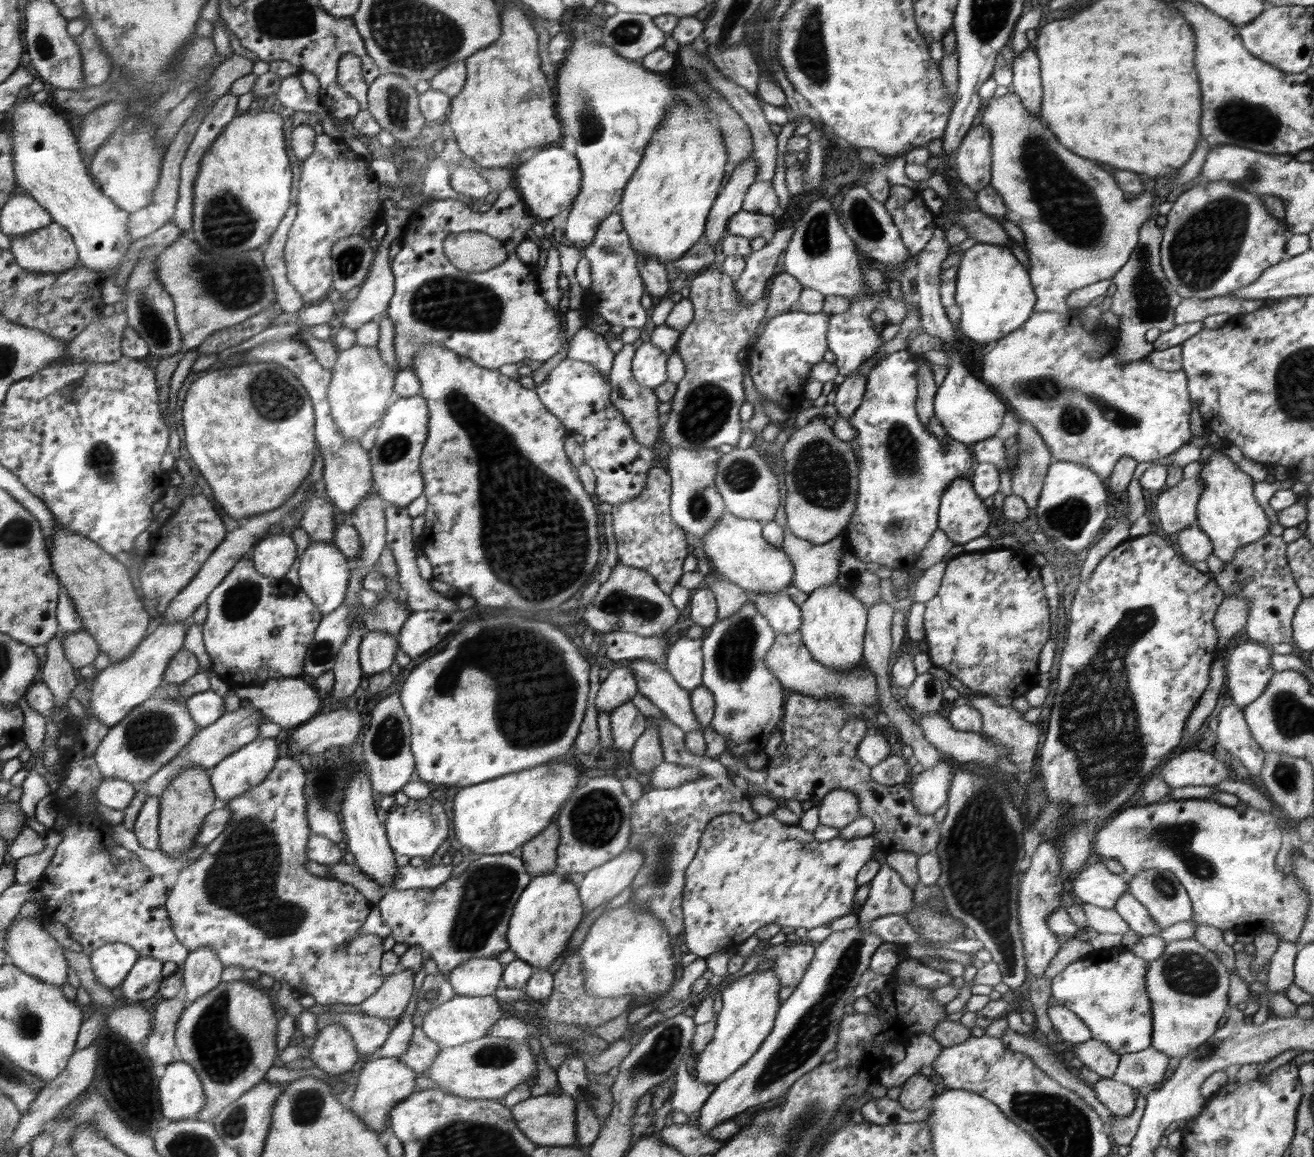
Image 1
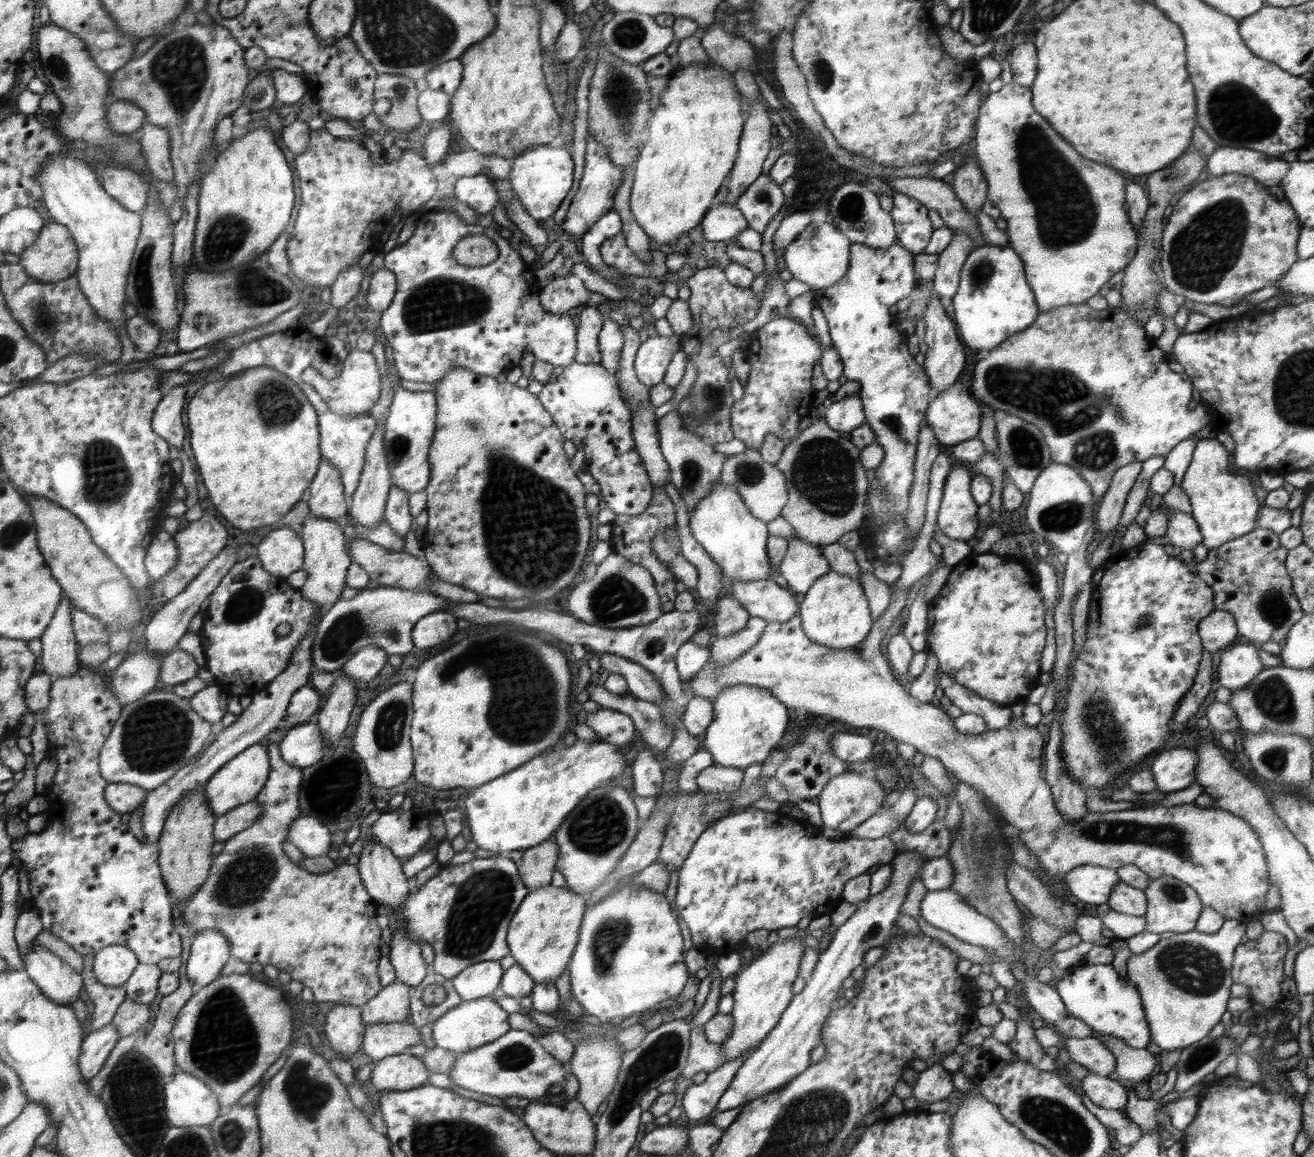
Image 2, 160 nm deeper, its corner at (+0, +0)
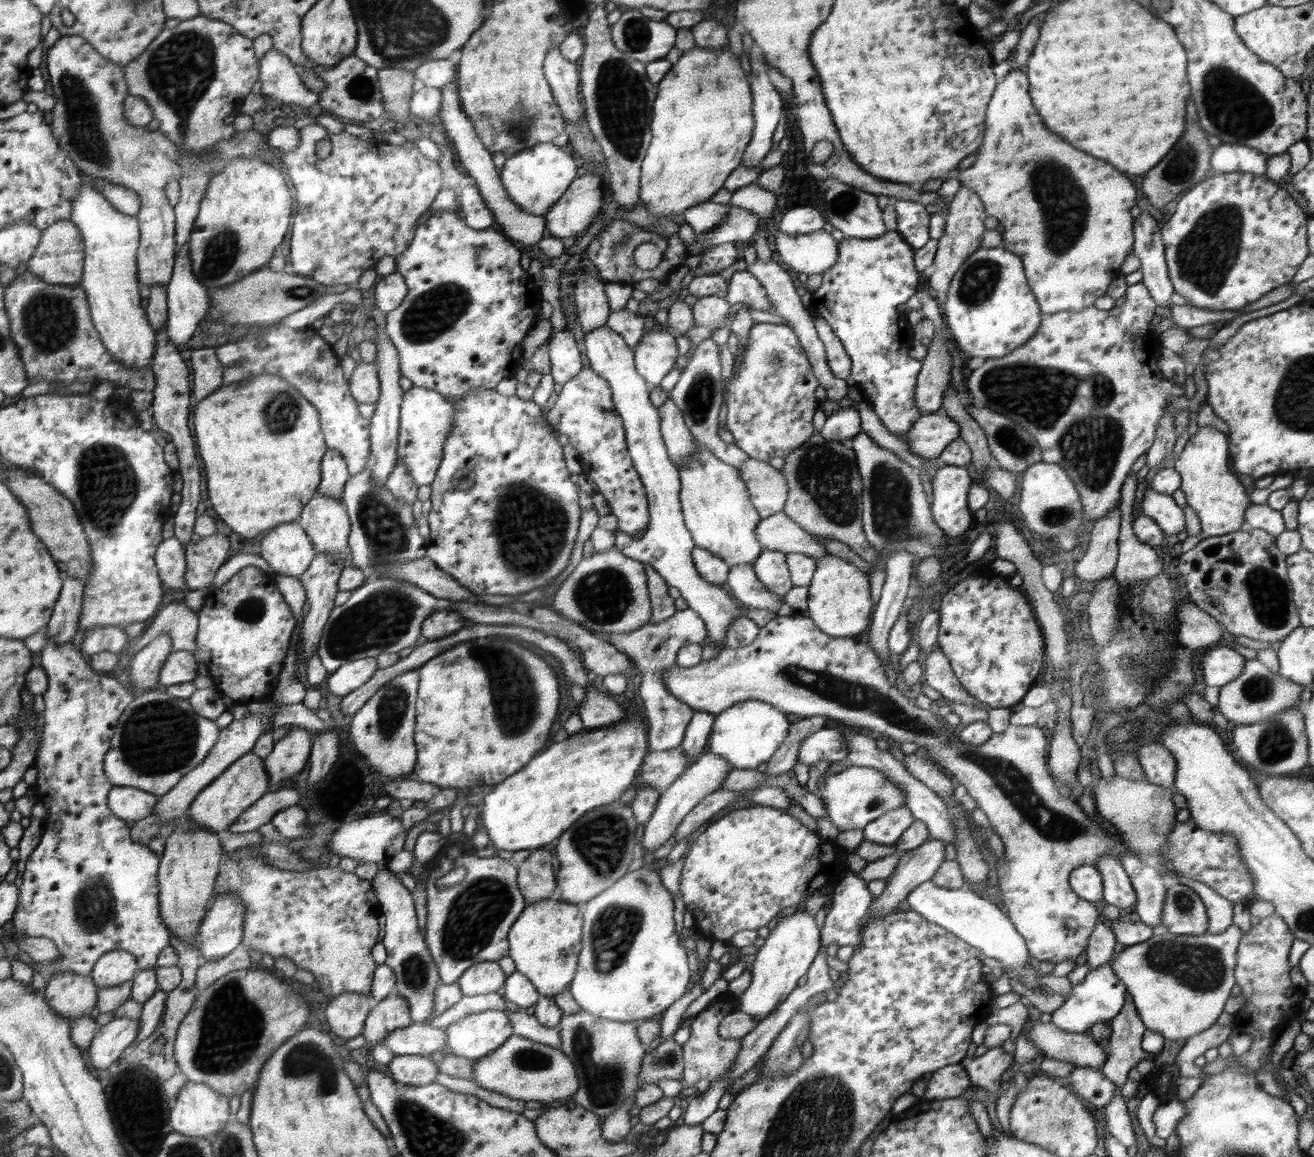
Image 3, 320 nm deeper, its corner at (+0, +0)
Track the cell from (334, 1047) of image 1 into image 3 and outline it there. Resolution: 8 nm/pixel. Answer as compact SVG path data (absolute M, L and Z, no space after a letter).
M340 993L333 996L326 1007L326 1022L331 1032L338 1037L354 1039L366 1024L368 1014L375 1008L377 1002L362 993Z

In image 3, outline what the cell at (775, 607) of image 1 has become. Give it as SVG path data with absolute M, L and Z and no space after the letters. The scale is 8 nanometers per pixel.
M753 565L734 566L731 570L731 575L728 577L728 588L734 595L734 599L741 602L743 609L766 609L770 612L778 613L784 600L780 599L780 595L772 592L766 584L755 574Z

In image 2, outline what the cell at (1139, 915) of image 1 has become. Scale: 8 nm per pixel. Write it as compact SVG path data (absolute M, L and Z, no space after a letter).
M1118 881L1108 897L1108 906L1116 912L1142 916L1147 911L1147 898L1143 890Z

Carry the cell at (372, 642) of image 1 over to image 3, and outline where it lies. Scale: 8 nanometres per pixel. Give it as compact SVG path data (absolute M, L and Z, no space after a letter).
M364 658L355 662L348 662L341 669L326 679L328 690L334 696L346 696L359 686L366 684L379 670L379 664L375 658Z

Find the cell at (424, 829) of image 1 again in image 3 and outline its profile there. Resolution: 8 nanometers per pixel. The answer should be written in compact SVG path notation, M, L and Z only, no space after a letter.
M388 814L373 815L359 820L352 820L336 829L329 840L329 850L336 856L353 858L360 863L387 862L395 854L403 850L404 838L402 821L398 817Z

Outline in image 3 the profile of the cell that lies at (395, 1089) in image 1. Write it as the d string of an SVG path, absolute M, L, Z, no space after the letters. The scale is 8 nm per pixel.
M396 1055L383 1071L398 1082L416 1086L434 1083L439 1076L431 1057L422 1055Z

